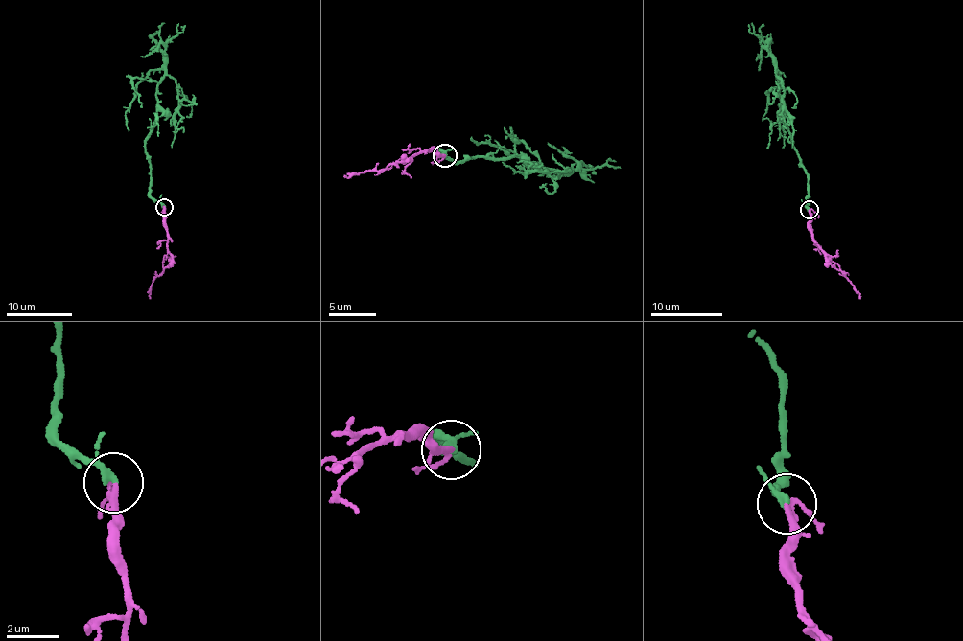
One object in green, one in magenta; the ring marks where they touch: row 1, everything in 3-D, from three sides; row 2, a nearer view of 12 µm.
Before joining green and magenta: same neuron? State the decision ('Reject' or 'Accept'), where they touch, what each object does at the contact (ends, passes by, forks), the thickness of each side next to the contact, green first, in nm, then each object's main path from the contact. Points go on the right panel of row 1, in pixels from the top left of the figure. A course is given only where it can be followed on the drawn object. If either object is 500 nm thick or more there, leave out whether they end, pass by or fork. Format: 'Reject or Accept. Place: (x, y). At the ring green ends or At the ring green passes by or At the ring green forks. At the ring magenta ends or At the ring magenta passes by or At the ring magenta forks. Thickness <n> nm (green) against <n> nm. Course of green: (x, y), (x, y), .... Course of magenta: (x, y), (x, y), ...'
Accept. Place: (809, 210). At the ring green passes by. At the ring magenta passes by. Thickness 180 nm (green) against 170 nm. Course of green: (809, 209), (808, 173), (788, 127), (781, 120), (777, 70), (780, 74), (780, 126), (784, 131), (782, 147). Course of magenta: (809, 209), (809, 231), (819, 249), (844, 271), (859, 298)

